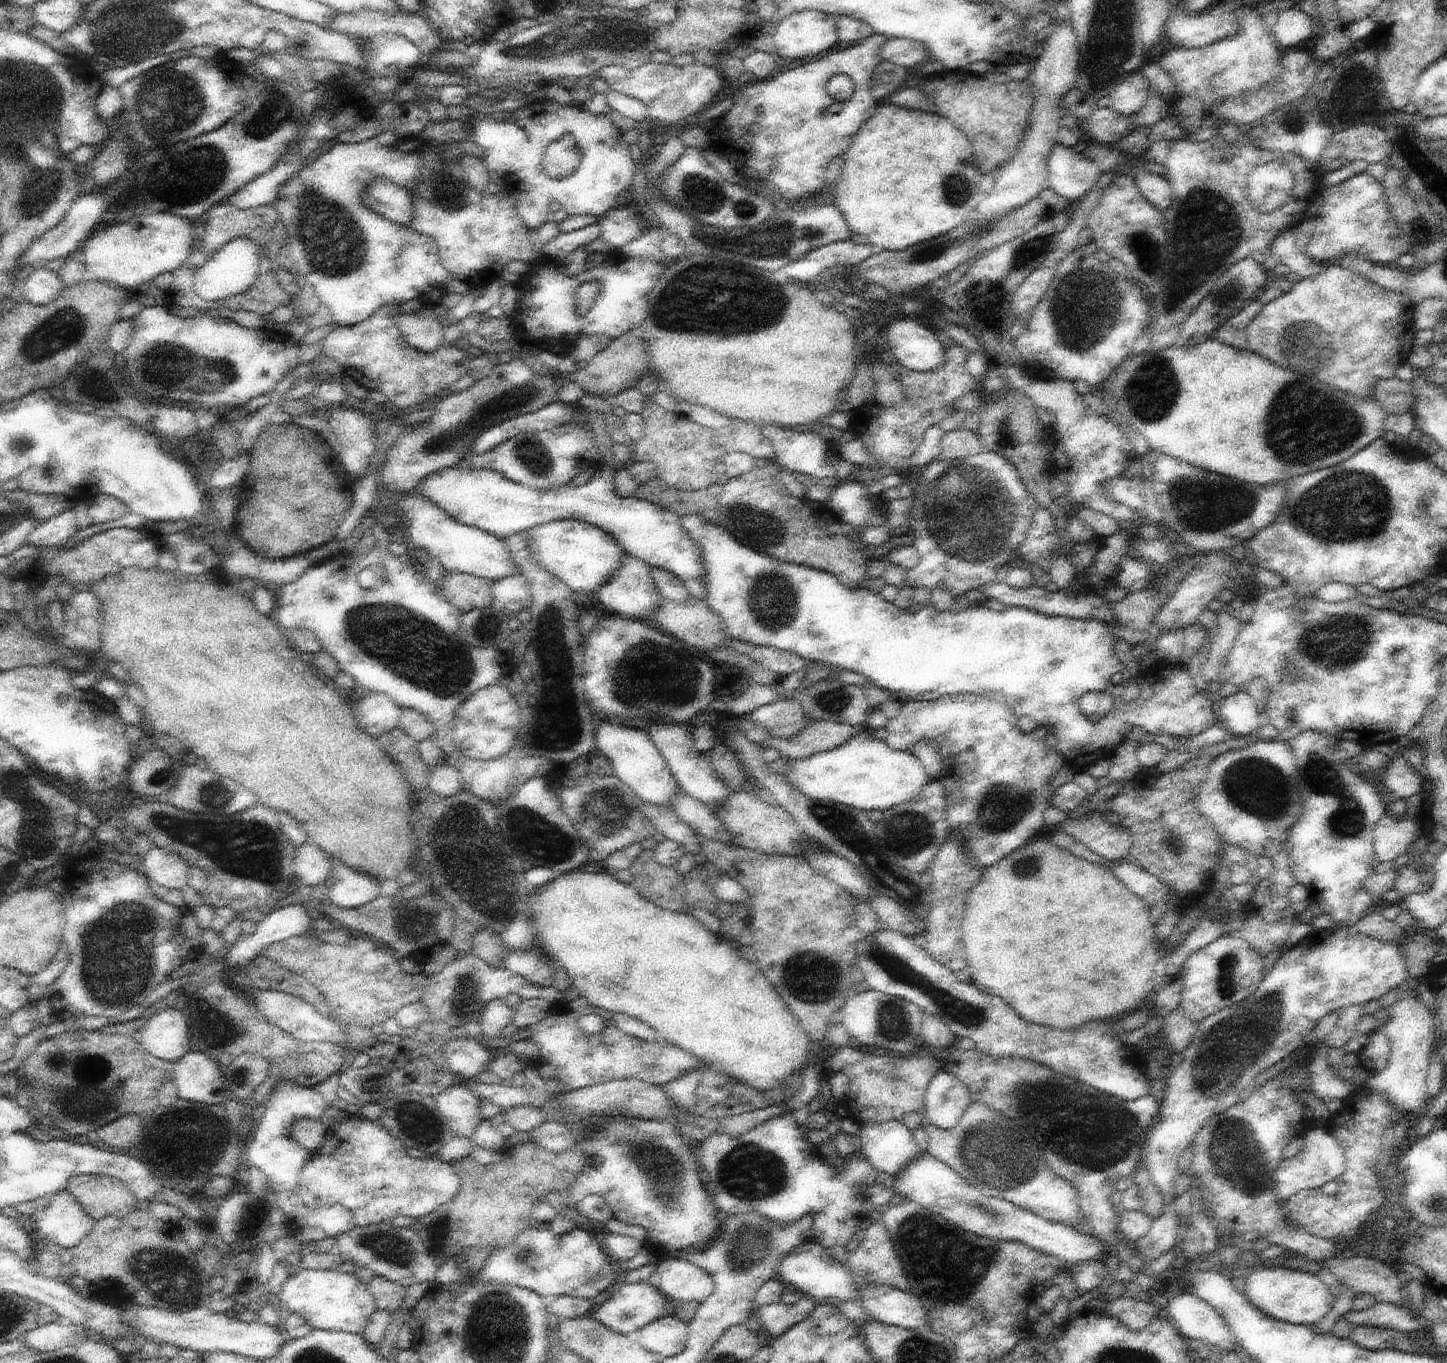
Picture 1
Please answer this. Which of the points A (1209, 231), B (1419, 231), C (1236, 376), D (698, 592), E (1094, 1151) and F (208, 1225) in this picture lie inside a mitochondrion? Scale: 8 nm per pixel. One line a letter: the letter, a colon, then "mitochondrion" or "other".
A: mitochondrion
B: mitochondrion
C: other
D: other
E: mitochondrion
F: other

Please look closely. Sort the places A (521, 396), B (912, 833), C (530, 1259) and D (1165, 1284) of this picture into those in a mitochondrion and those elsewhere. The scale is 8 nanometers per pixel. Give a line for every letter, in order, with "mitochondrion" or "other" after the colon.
A: mitochondrion
B: mitochondrion
C: mitochondrion
D: other

